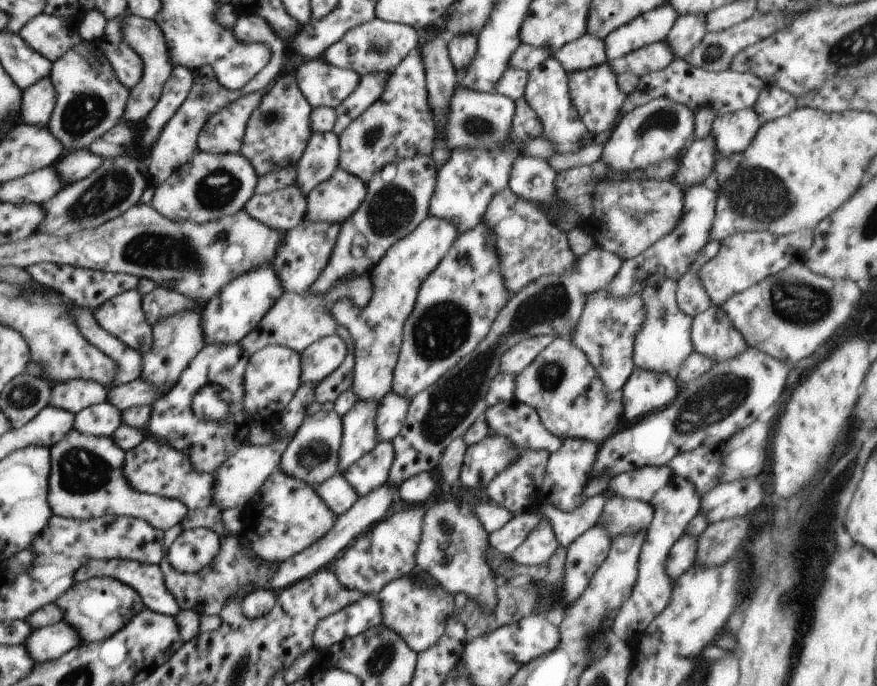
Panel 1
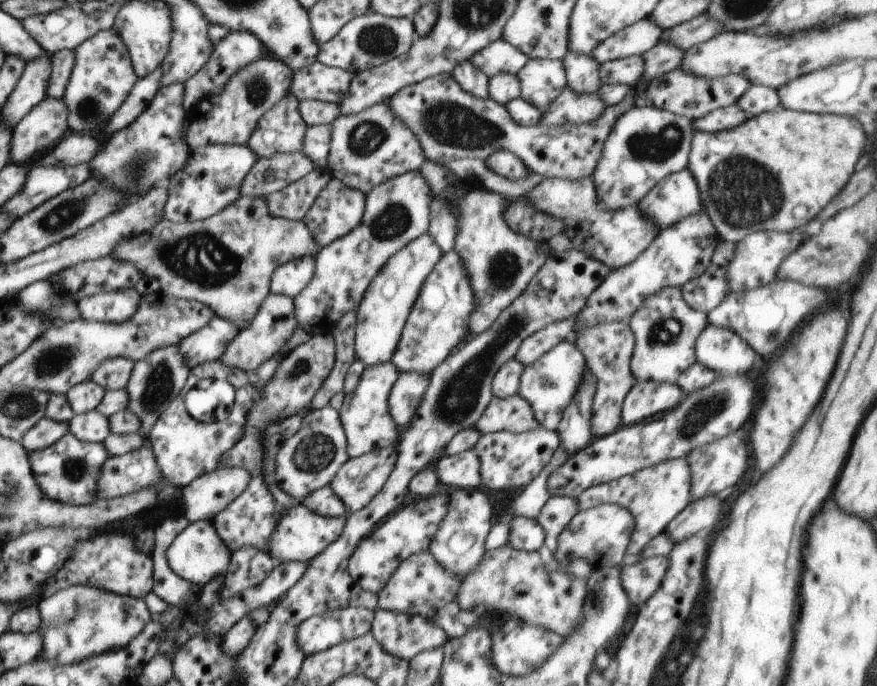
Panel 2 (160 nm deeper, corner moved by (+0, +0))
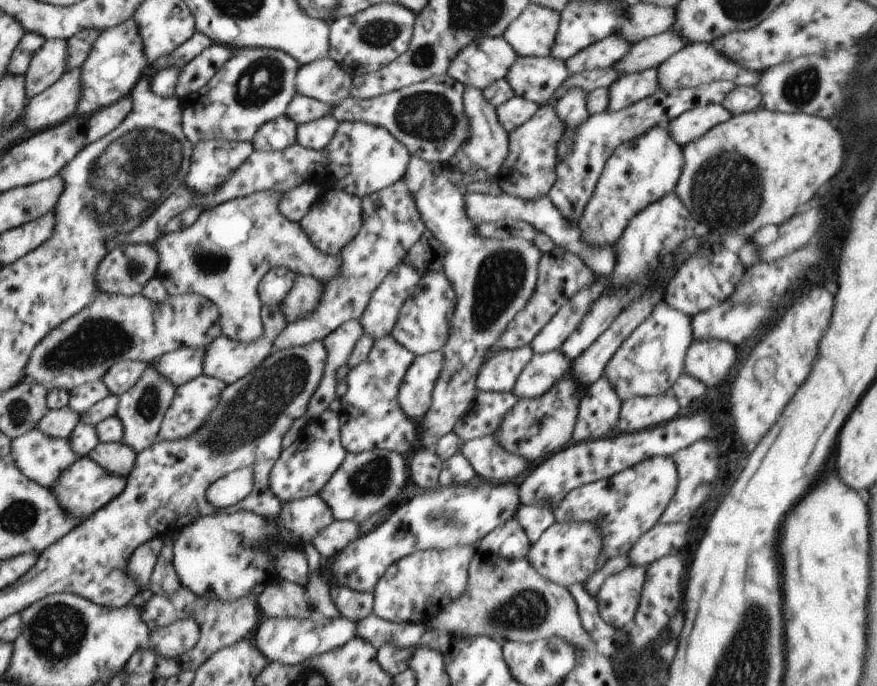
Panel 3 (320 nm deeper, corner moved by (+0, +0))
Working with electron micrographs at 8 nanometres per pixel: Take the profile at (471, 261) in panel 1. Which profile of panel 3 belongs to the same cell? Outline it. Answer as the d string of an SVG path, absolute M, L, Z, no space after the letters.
M430 272L414 288L414 292L402 303L398 320L390 334L407 351L423 355L441 350L449 335L451 318L455 307L455 292L444 272Z

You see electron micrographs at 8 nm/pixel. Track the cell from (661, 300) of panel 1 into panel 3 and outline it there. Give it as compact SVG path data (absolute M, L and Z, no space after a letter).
M661 301L644 324L633 330L624 344L616 349L603 368L603 376L620 400L628 400L630 396L664 396L671 392L672 385L684 373L685 356L693 342L691 317Z

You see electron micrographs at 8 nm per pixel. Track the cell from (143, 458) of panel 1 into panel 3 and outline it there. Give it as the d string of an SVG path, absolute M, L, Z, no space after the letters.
M82 456L58 475L55 485L49 490L70 518L80 518L82 521L114 500L123 491L126 481L127 476L109 473L90 457Z

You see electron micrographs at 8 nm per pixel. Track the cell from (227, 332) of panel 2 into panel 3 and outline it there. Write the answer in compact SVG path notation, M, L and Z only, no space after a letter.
M181 348L151 363L151 367L176 388L203 374L204 349Z

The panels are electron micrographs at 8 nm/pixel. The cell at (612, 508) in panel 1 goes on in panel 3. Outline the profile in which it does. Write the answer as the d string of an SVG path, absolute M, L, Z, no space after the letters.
M555 522L544 529L538 540L531 544L527 554L527 562L540 576L564 588L570 588L572 584L583 584L607 560L602 550L601 533L592 523Z

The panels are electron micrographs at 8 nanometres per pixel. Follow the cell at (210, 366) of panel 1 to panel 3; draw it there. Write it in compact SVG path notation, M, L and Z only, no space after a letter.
M204 374L180 385L162 419L157 440L176 440L193 435L206 422L226 387L224 381Z

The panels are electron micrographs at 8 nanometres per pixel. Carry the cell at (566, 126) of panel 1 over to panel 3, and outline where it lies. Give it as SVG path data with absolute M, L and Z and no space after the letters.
M519 56L505 79L520 98L546 105L553 100L554 91L570 75L563 60L548 56Z

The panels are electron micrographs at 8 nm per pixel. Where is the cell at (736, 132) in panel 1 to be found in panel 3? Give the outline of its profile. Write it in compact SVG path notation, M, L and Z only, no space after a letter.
M719 104L694 107L673 118L667 124L667 131L670 138L683 147L731 116L731 112Z

